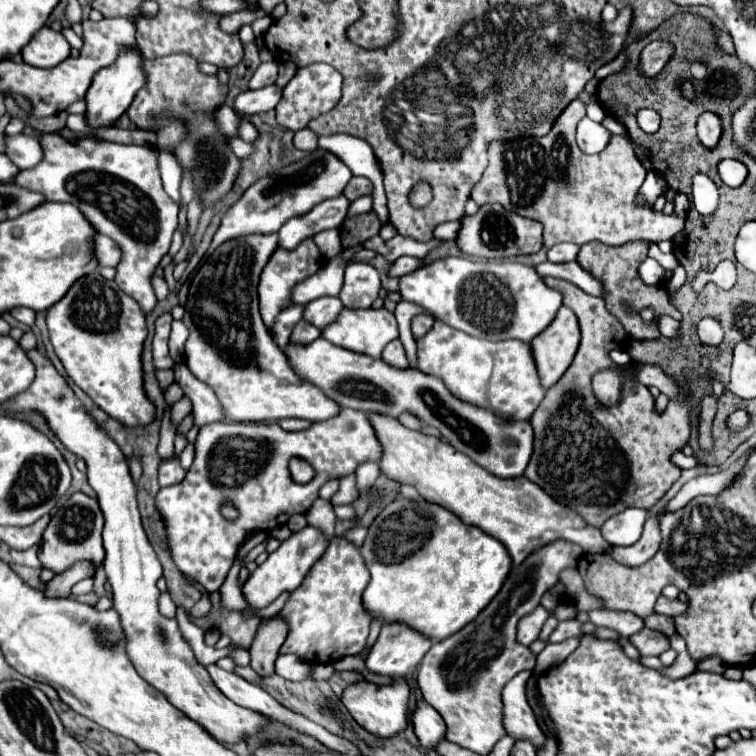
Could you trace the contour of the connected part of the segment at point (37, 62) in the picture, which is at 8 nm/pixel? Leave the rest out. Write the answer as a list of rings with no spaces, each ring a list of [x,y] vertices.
[[[42,27],[28,45],[22,47],[22,59],[32,67],[56,67],[70,55],[70,45],[62,37],[62,33],[52,31],[50,27]]]

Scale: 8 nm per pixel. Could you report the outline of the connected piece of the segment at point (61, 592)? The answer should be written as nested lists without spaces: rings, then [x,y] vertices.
[[[82,561],[82,565],[74,565],[74,569],[68,569],[62,575],[56,575],[44,589],[46,597],[56,597],[56,599],[66,599],[70,597],[70,589],[76,581],[92,577],[90,573],[90,565],[86,565],[86,561]]]

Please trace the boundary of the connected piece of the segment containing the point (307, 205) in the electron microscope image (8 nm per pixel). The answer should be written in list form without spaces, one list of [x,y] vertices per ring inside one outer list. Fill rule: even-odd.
[[[316,149],[310,157],[302,157],[300,161],[294,161],[290,165],[284,165],[282,169],[254,181],[244,195],[226,211],[226,215],[222,217],[222,225],[216,231],[212,245],[210,245],[210,253],[222,245],[228,239],[234,237],[242,237],[242,235],[250,235],[250,233],[276,233],[288,219],[292,217],[300,217],[304,213],[308,213],[314,205],[338,197],[342,195],[344,187],[348,185],[348,181],[352,179],[350,169],[332,153]]]

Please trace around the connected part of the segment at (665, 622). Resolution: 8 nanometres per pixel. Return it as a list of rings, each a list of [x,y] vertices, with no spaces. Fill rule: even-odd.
[[[652,613],[652,615],[648,615],[648,617],[644,619],[644,623],[646,623],[646,627],[656,629],[656,631],[668,635],[668,637],[676,633],[676,629],[674,629],[674,619],[670,619],[670,617],[666,617],[666,615],[656,615],[656,613]]]

